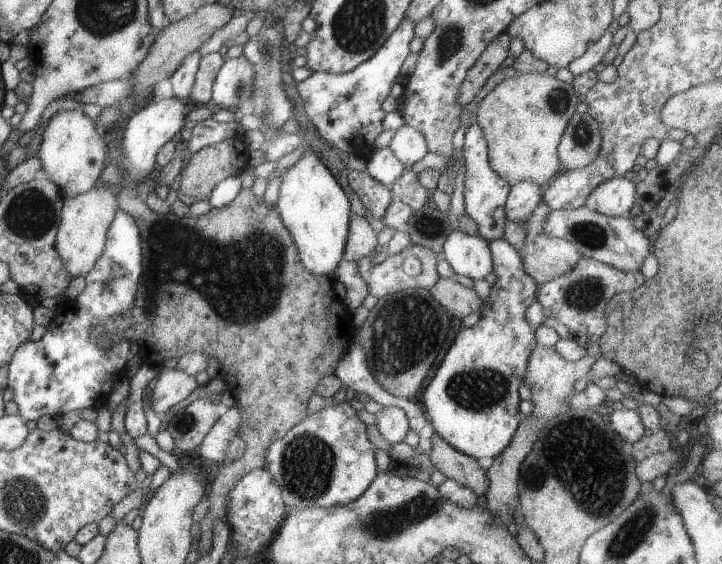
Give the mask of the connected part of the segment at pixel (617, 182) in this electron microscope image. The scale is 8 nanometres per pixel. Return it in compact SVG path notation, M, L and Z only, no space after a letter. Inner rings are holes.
M624 176L609 178L589 192L583 205L601 215L623 217L633 206L635 190L635 182Z

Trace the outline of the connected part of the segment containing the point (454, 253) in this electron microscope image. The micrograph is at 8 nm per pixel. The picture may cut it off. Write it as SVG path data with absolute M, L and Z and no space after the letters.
M452 229L443 244L440 258L447 261L455 275L473 281L483 280L493 269L487 242L481 236L469 236L459 229Z

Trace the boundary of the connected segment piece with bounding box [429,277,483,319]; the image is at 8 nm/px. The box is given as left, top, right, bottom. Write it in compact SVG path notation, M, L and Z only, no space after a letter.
M439 277L429 290L432 298L449 314L458 319L481 310L483 302L471 288L459 285L455 280Z

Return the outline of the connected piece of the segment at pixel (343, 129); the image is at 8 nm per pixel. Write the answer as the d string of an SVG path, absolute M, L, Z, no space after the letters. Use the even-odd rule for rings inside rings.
M405 15L377 53L354 70L345 74L315 72L297 83L297 93L302 100L307 120L323 141L347 155L355 151L360 153L366 161L365 173L379 184L387 186L400 178L405 167L391 154L388 147L377 148L373 141L383 131L381 118L385 114L381 104L388 98L392 85L400 80L399 69L410 53L409 43L414 36L414 28L415 24Z

